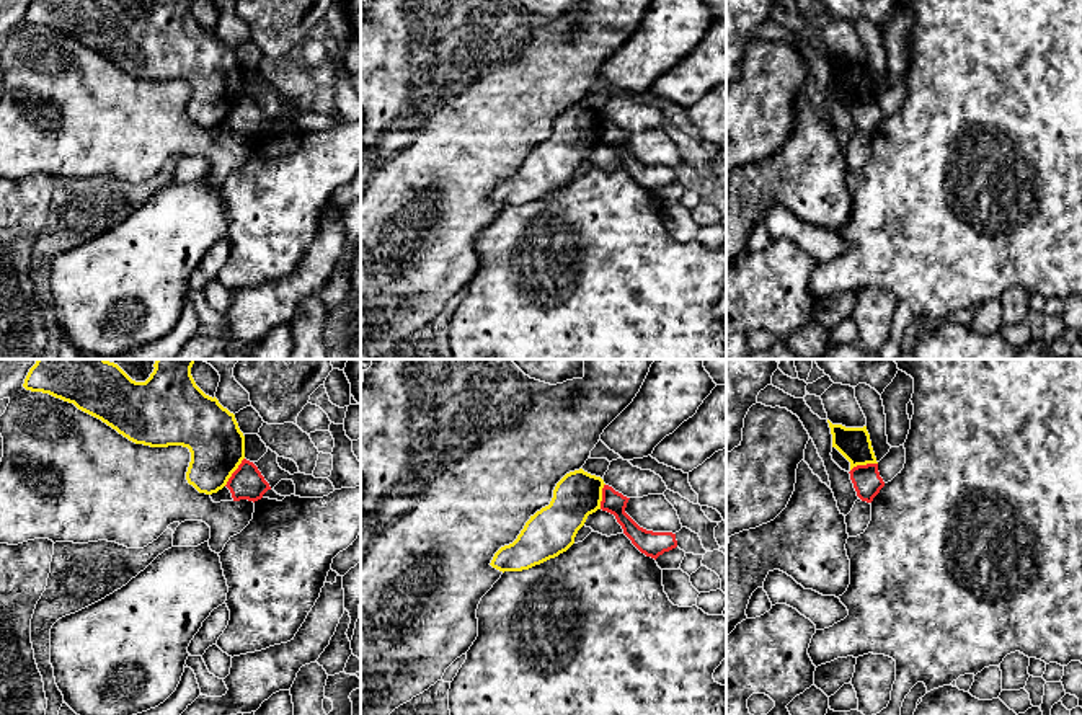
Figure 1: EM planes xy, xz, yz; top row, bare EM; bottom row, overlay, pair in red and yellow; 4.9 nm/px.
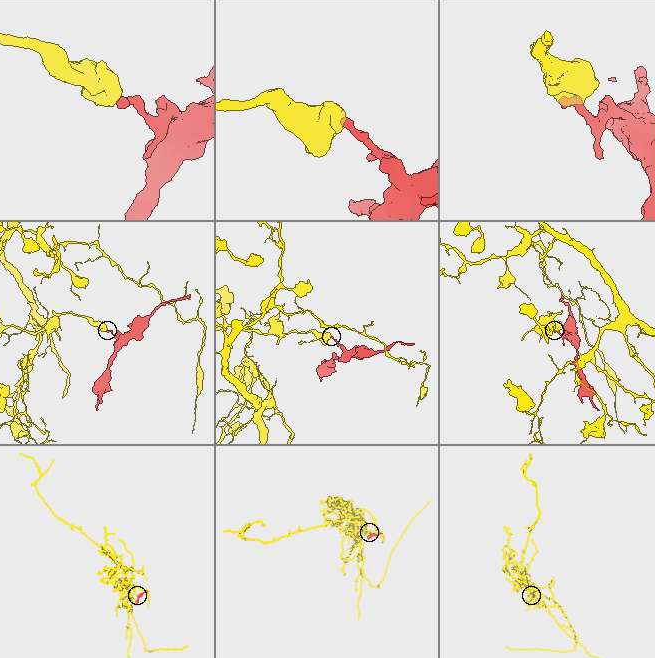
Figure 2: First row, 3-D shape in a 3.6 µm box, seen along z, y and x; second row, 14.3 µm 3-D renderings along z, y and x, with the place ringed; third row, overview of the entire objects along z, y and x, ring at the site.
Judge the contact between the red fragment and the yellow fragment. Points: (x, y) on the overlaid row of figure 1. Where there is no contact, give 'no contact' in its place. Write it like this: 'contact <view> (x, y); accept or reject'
contact xy (234, 472); reject

